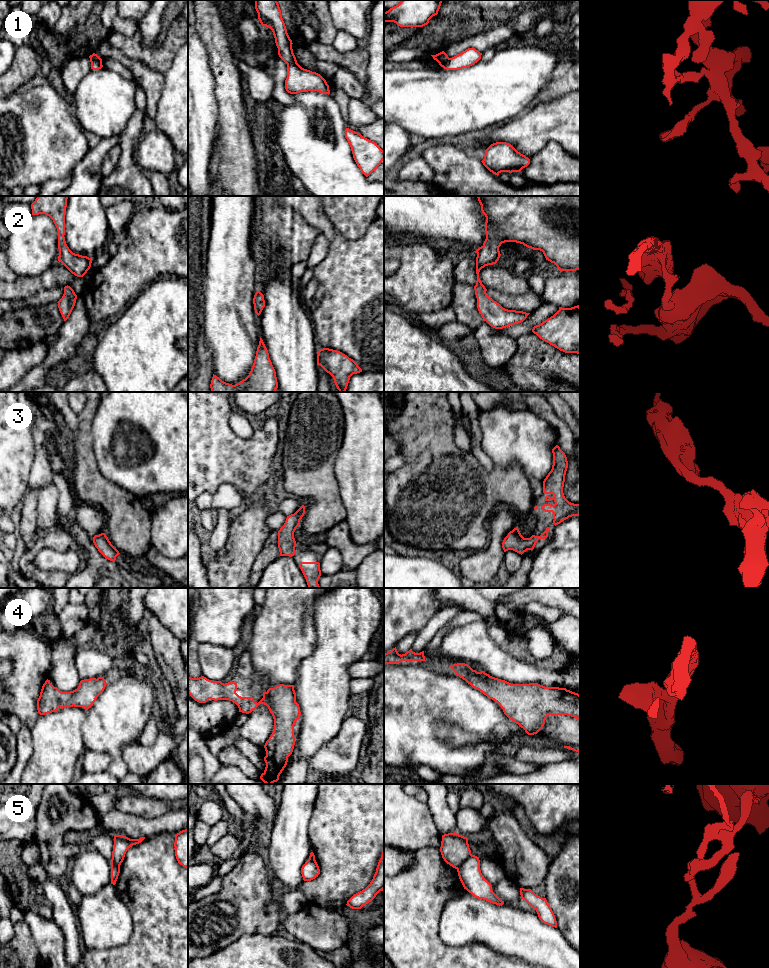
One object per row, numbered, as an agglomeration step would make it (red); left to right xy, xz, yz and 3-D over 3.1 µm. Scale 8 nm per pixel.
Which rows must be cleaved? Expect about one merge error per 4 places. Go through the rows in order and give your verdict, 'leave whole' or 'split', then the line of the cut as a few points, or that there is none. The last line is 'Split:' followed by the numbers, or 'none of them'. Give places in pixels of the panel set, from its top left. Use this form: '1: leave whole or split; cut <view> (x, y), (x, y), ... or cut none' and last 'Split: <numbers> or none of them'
1: split; cut xy (101, 60), (94, 60), (91, 63)
2: leave whole; cut none
3: leave whole; cut none
4: leave whole; cut none
5: split; cut yz (471, 854), (457, 869)
Split: 1, 5

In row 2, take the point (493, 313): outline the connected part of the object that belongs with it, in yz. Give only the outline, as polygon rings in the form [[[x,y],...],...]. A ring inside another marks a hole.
[[[477,196],[481,211],[486,217],[486,239],[476,251],[477,281],[474,286],[477,308],[484,321],[495,329],[503,329],[523,322],[530,313],[503,308],[490,298],[487,289],[479,278],[479,272],[488,265],[496,264],[501,254],[499,247],[505,242],[516,242],[533,250],[543,252],[546,260],[554,263],[559,271],[576,271],[580,269],[580,196]]]

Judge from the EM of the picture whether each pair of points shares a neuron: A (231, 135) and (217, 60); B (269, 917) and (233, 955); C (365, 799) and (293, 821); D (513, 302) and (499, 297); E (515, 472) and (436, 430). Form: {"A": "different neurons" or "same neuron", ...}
{"A": "same neuron", "B": "different neurons", "C": "different neurons", "D": "same neuron", "E": "same neuron"}

